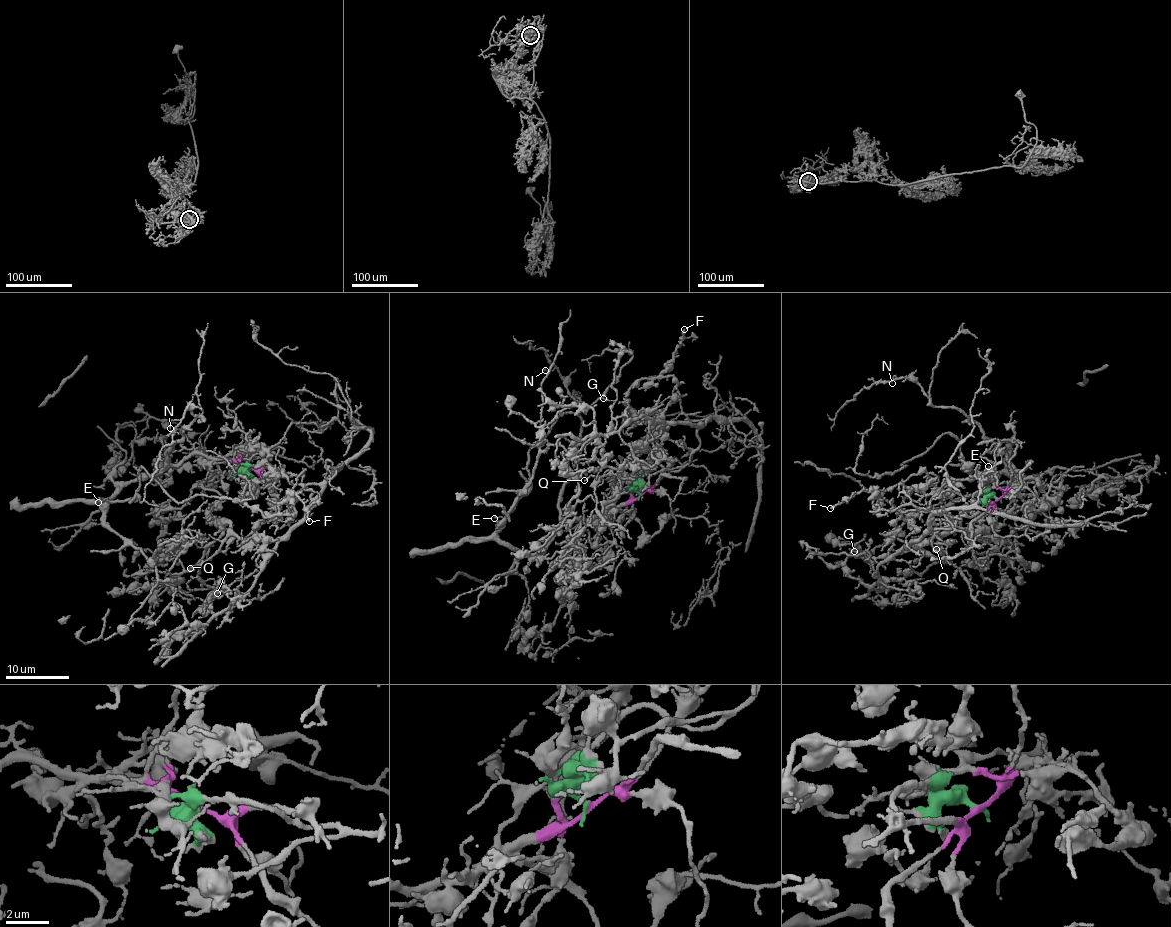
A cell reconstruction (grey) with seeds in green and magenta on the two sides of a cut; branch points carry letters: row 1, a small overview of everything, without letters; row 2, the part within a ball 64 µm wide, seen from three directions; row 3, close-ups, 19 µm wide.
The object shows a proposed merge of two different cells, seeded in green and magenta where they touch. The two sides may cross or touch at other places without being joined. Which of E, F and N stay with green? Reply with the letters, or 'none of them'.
F

